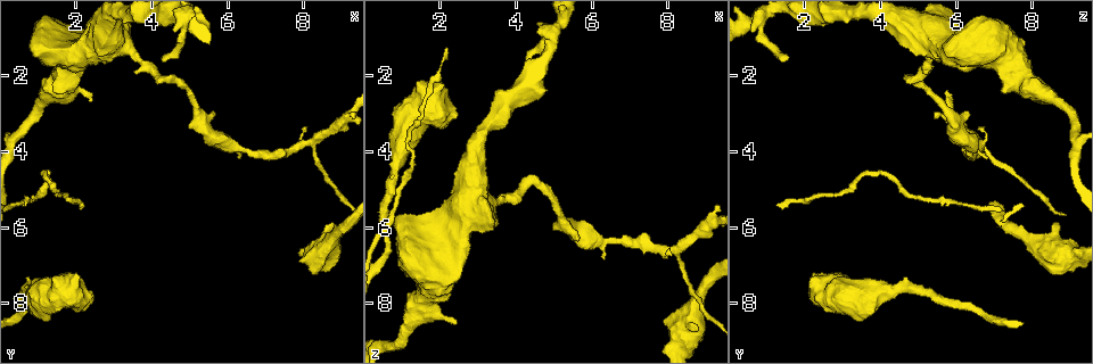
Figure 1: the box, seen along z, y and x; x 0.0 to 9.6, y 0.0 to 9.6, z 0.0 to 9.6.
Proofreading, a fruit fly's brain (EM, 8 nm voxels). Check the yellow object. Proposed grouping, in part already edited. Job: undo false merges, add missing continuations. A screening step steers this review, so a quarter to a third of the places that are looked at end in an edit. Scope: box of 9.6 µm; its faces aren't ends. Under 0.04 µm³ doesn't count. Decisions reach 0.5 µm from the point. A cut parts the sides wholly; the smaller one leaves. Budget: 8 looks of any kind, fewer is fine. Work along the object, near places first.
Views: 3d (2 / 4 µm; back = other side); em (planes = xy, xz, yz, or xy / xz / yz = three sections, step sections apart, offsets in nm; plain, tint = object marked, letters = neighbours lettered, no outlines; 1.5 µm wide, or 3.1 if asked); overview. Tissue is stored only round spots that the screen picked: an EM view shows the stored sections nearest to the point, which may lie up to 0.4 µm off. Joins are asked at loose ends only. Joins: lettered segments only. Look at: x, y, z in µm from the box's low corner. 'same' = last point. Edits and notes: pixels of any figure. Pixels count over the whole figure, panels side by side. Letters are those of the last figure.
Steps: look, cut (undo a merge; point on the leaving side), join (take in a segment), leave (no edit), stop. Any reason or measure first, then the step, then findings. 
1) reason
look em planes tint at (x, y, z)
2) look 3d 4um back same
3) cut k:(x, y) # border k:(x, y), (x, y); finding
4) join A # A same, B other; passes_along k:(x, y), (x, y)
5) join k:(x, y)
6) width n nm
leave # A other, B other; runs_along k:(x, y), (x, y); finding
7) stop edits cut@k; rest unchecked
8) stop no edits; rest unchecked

branch stops here
look 3d 2um at (2.45, 2.70, 8.55)

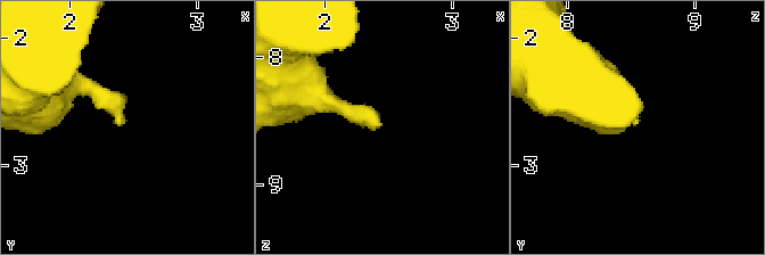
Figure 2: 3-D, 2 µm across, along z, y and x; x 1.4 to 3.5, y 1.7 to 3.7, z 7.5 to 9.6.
need the tissue
look em planes tint at (2.42, 2.68, 8.52)

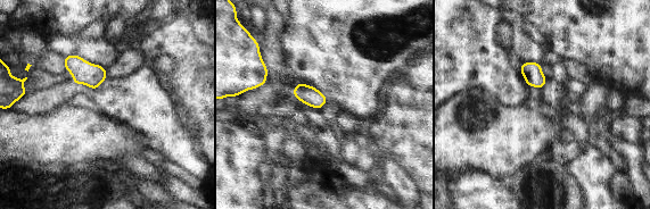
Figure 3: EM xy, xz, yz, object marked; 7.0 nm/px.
what lies round it
look em planes letters same

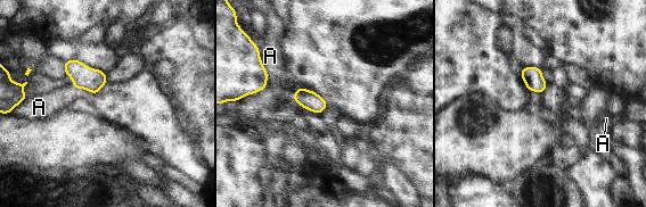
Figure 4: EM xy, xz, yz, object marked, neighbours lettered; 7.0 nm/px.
leave # A other; border 4:(262, 63), (268, 76); no lettered segment goes on from it

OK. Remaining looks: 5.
an open end
look 3d 2um at (6.30, 4.15, 6.85)

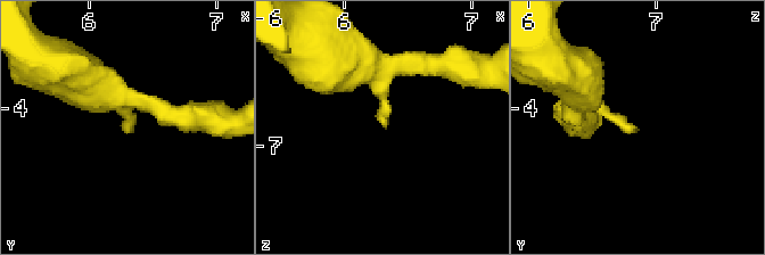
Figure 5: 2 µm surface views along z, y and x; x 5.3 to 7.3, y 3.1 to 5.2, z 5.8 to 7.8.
need the tissue
look em planes letters at (6.32, 4.14, 6.84)

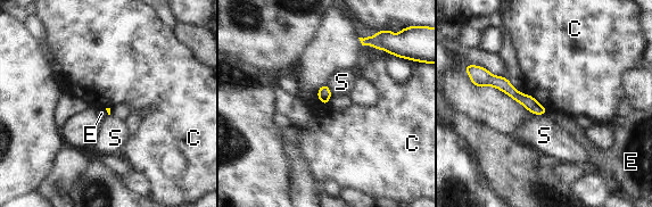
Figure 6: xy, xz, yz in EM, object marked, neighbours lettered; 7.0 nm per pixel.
leave # C other, E other, S other; border 6:(534, 96), (546, 109); none of them fits

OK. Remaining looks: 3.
three arms meet
look 3d 2um at (8.05, 3.40, 6.55)

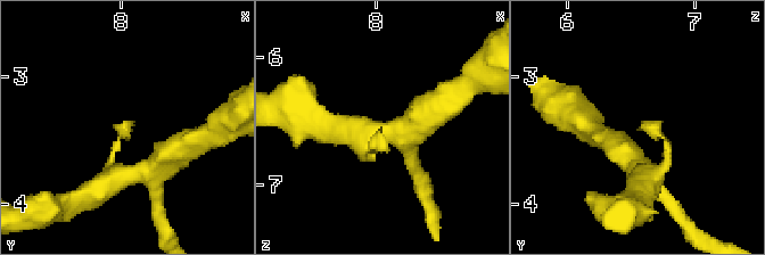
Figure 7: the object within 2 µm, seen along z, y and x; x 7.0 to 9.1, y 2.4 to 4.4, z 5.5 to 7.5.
arms 3; shape alone is not enough
look em planes letters at (8.02, 3.32, 6.58)

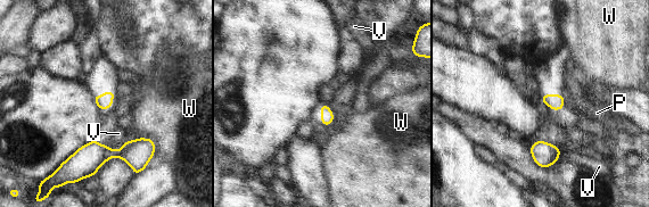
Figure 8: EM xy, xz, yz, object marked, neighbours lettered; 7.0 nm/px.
longest_contact W 140 nm
leave # P other, V other, W other; none of them fits

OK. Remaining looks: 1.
stop no edits; rest unchecked

